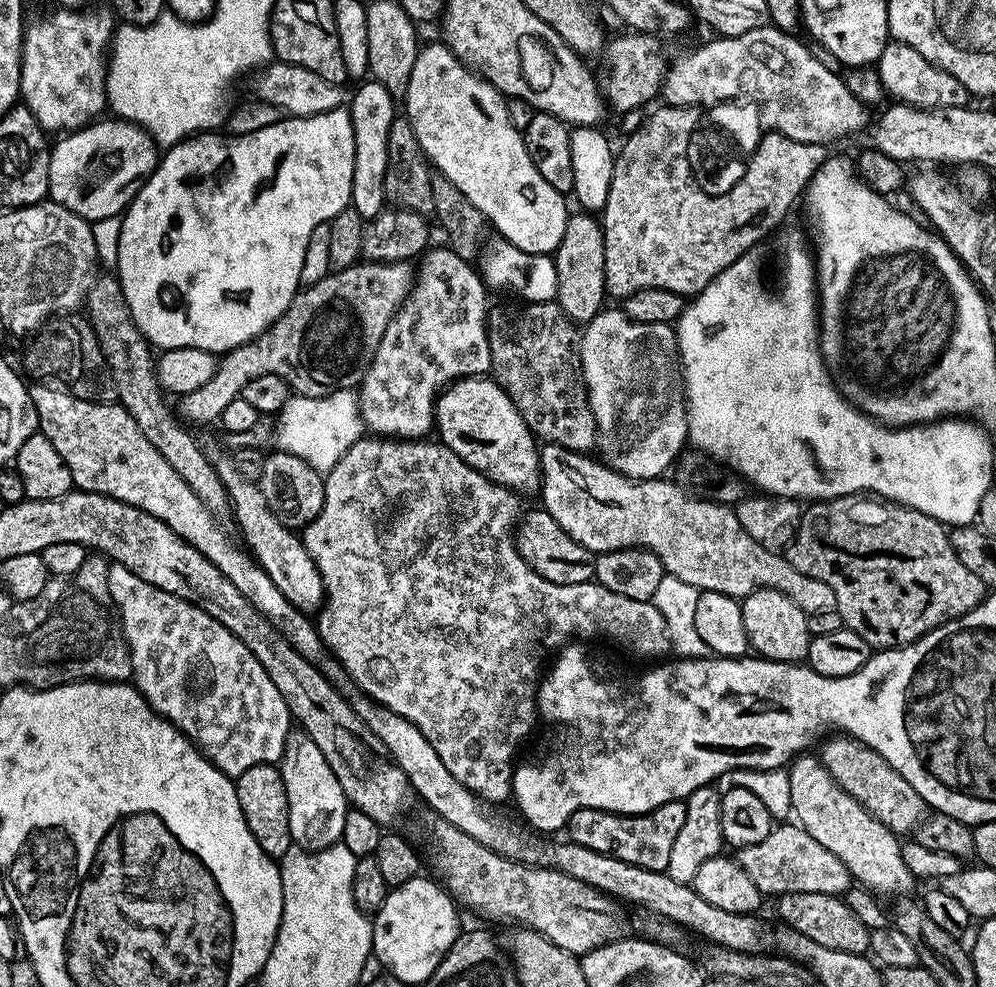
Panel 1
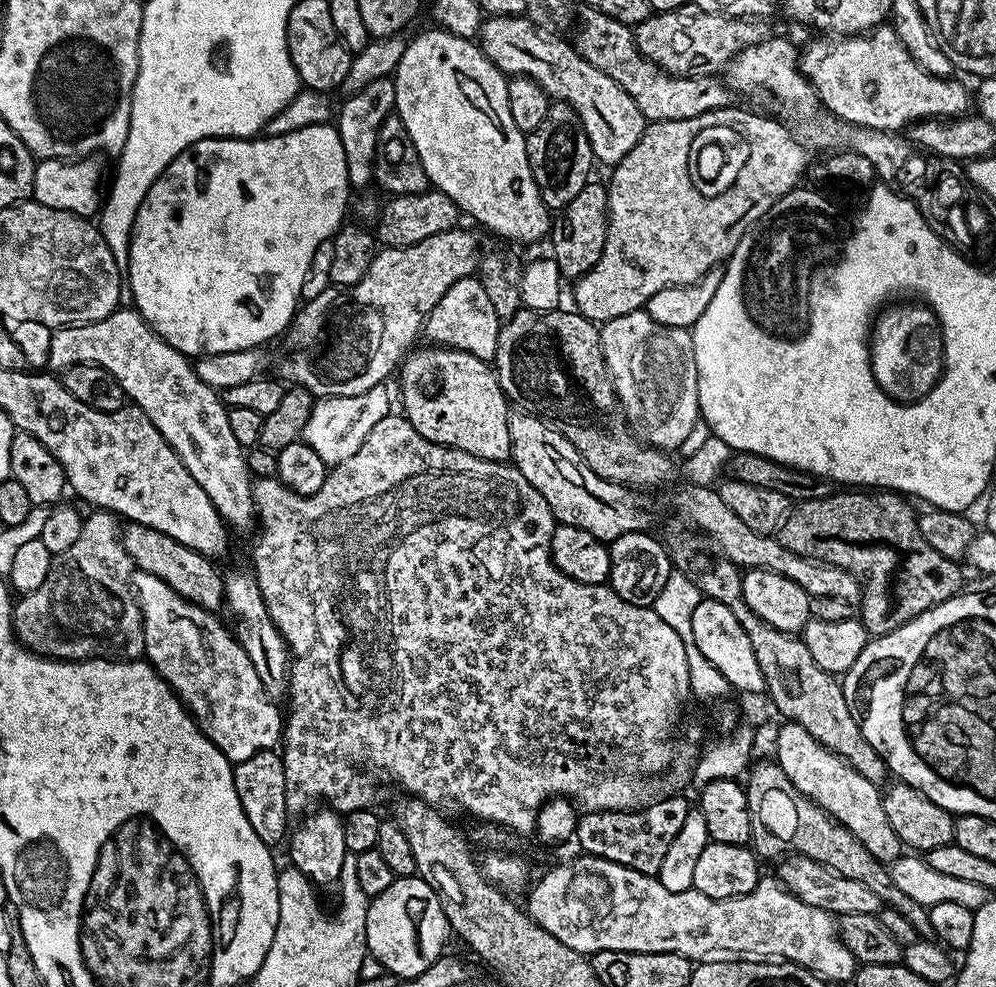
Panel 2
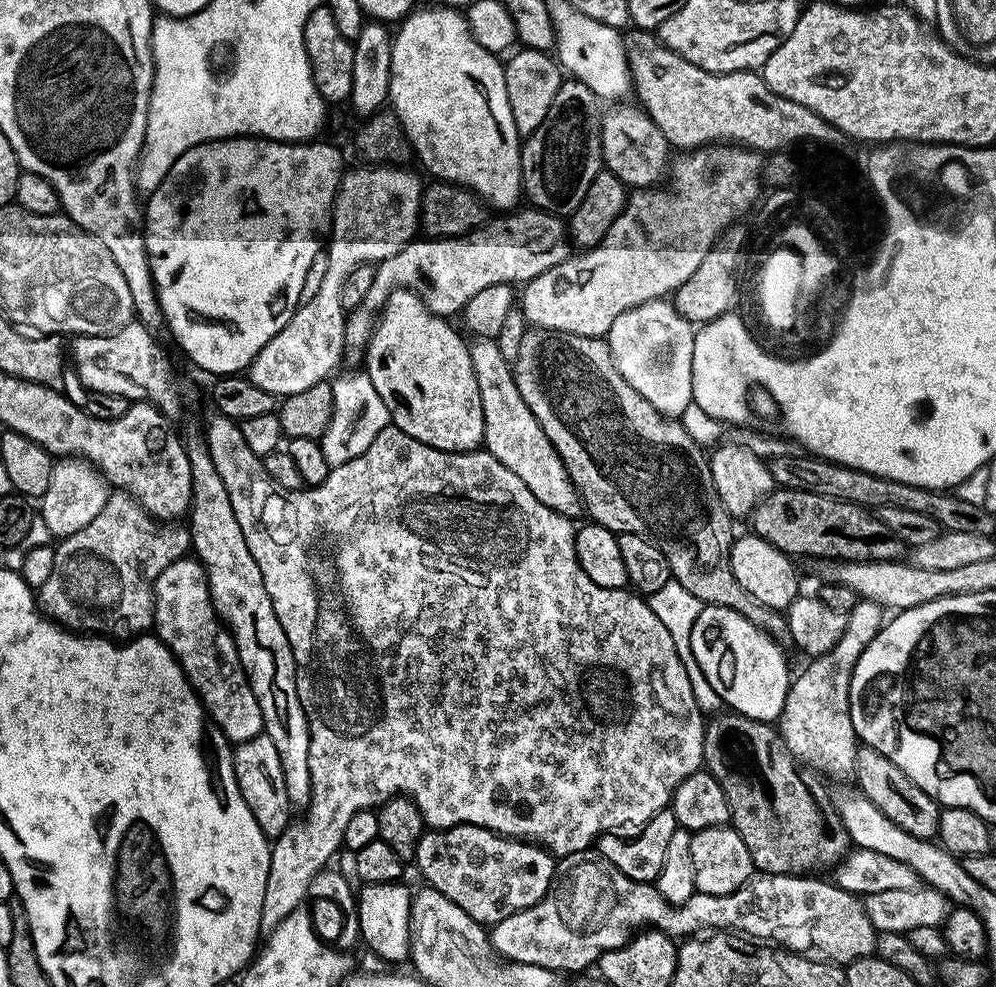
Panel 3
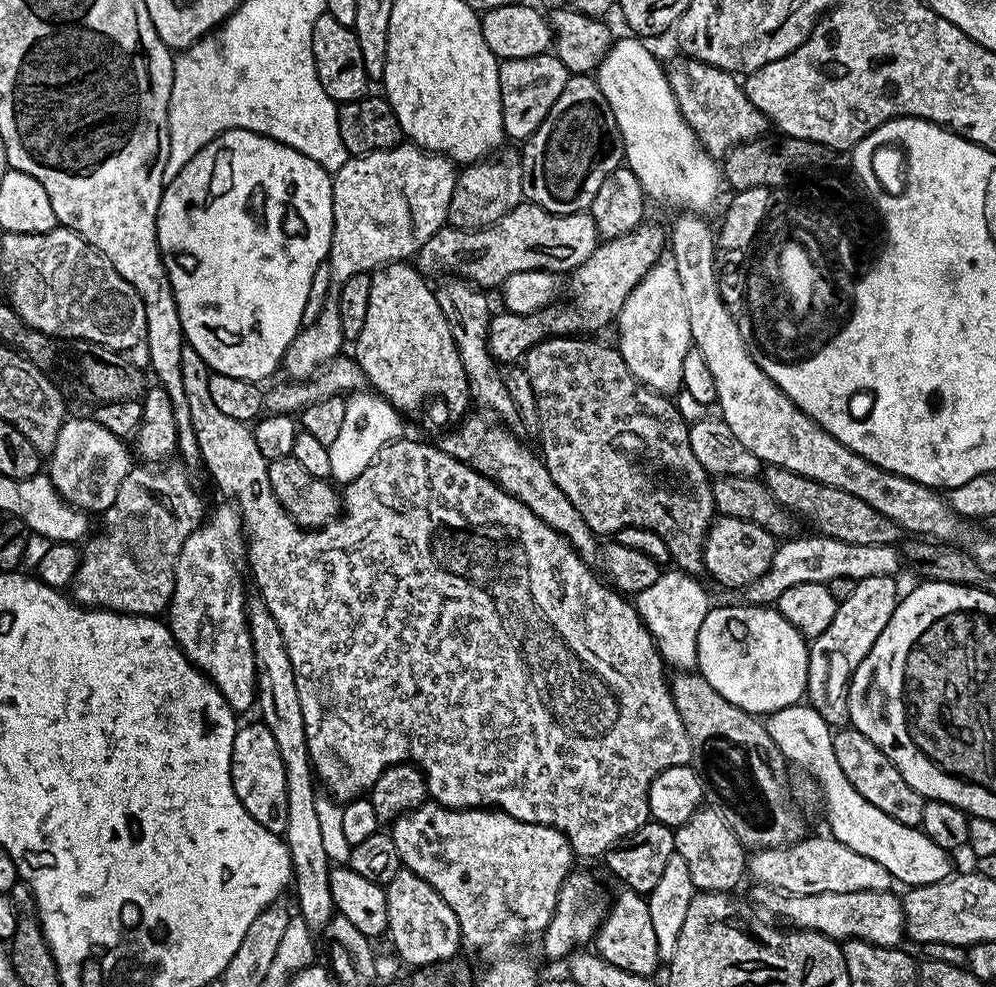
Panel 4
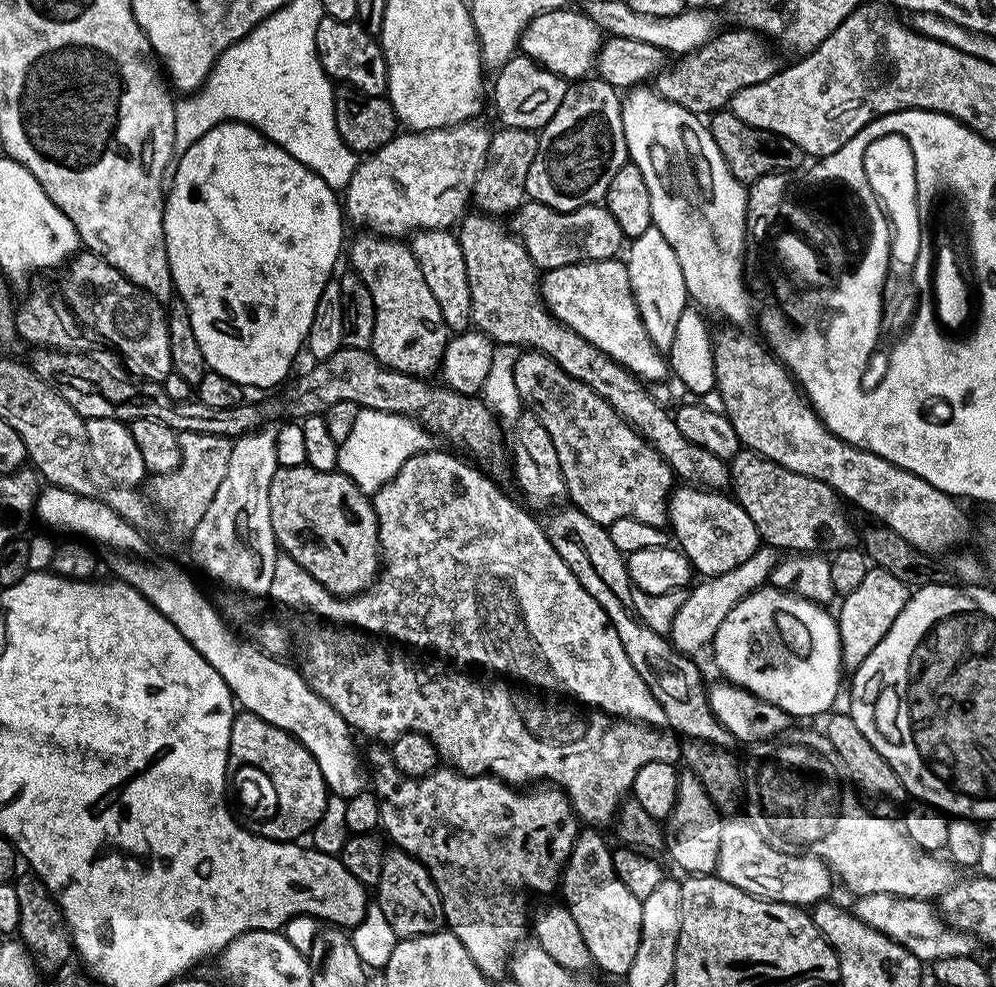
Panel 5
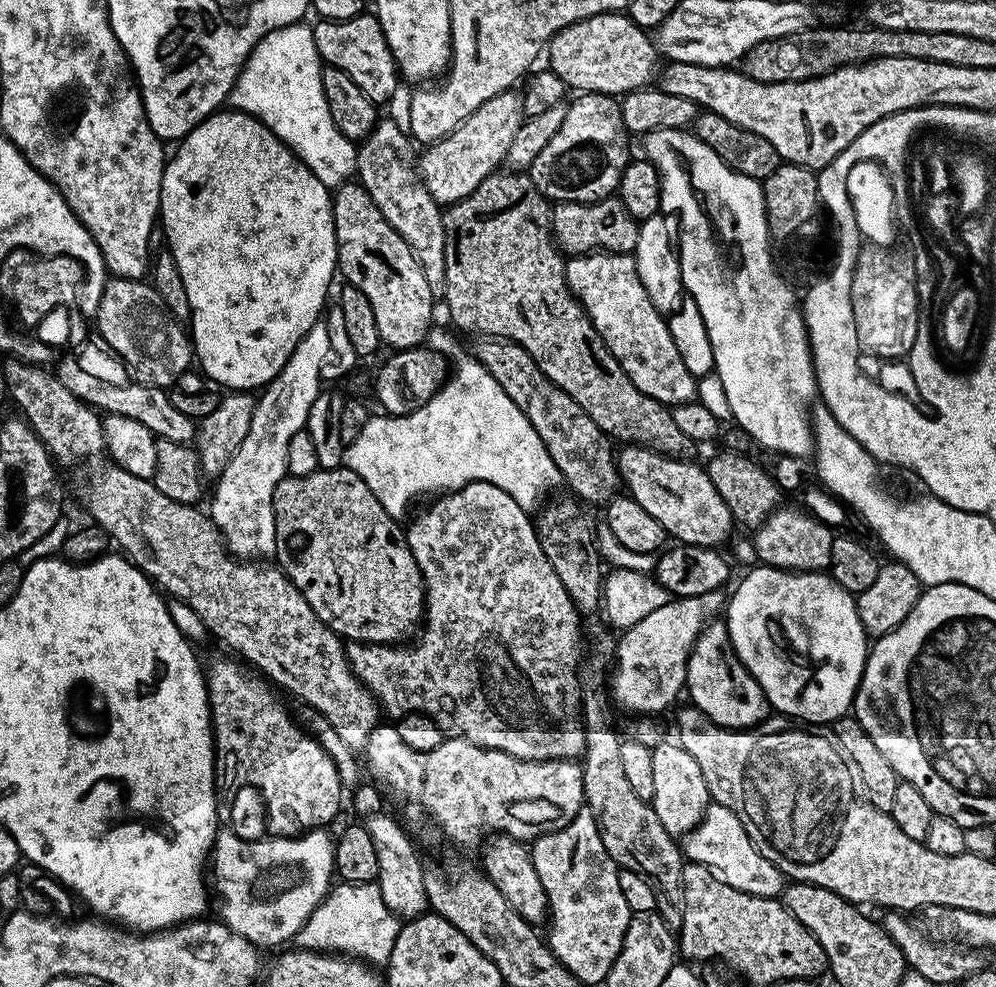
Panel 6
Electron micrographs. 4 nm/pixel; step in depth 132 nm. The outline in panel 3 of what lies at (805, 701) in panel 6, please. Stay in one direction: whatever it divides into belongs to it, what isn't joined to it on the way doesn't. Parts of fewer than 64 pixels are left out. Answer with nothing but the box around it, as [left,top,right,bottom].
[690,604,790,721]

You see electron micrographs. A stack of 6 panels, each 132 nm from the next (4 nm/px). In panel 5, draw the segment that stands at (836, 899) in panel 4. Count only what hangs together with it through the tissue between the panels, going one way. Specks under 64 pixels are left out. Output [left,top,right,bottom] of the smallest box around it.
[854,894,978,962]

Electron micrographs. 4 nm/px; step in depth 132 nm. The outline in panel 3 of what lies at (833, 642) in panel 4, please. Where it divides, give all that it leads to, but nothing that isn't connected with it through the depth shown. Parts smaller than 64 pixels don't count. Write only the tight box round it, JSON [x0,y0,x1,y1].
[778,599,885,775]

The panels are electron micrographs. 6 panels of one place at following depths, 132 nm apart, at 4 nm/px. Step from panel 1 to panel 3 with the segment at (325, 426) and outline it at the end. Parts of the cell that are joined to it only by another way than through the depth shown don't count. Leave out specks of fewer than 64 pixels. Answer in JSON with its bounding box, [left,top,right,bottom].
[319,374,390,466]

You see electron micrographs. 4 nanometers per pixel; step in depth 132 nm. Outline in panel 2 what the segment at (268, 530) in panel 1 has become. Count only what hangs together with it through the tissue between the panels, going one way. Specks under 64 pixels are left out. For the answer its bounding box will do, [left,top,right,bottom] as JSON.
[48,306,257,528]

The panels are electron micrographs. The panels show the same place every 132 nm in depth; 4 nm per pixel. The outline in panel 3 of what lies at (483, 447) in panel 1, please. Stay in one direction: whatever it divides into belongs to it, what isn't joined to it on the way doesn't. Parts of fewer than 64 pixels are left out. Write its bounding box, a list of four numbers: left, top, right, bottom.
[362,288,484,452]

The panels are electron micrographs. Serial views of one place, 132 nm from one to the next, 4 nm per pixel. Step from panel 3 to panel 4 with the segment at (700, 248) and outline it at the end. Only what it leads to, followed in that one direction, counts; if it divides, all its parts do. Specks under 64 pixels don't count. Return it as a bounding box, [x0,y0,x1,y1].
[488,222,666,362]

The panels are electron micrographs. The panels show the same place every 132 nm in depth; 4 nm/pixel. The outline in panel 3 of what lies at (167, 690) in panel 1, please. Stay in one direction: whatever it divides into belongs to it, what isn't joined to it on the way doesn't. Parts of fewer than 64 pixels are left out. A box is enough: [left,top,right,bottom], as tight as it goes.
[154,558,264,745]

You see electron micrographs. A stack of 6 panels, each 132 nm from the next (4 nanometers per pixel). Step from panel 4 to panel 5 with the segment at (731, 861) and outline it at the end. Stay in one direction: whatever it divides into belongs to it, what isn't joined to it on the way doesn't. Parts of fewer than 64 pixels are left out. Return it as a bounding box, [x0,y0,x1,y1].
[664,772,722,876]

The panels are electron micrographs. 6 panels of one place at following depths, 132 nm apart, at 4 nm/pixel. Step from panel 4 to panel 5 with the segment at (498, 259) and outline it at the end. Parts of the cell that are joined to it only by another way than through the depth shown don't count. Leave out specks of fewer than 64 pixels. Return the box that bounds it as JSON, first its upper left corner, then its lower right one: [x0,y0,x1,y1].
[510,200,625,270]

